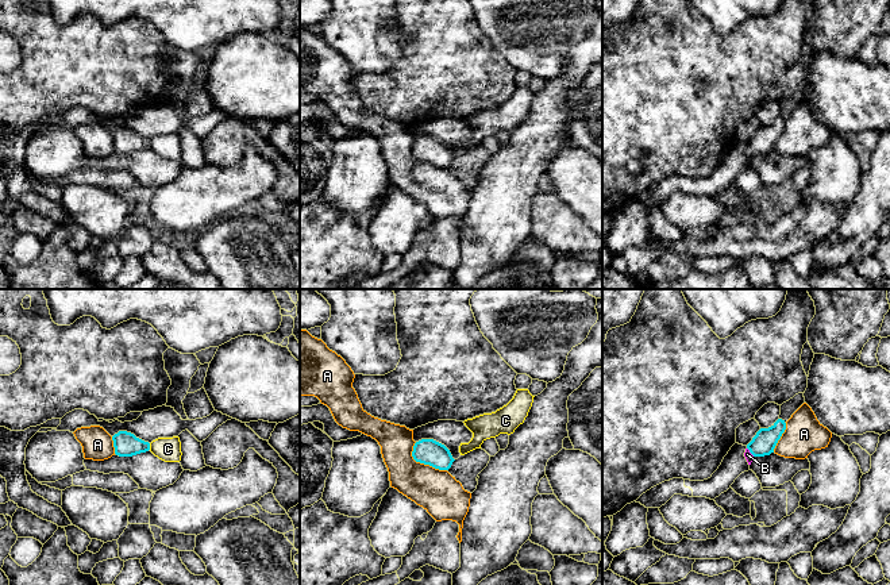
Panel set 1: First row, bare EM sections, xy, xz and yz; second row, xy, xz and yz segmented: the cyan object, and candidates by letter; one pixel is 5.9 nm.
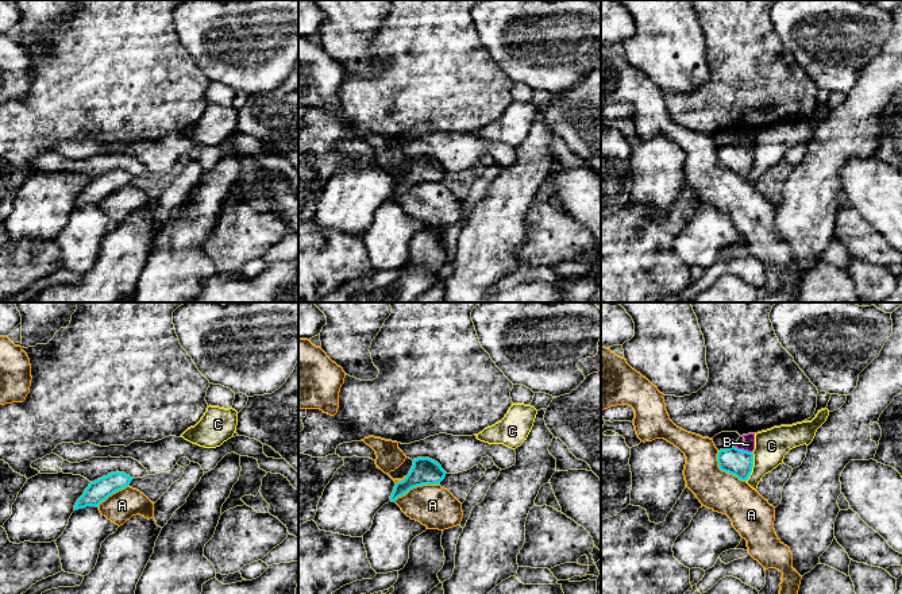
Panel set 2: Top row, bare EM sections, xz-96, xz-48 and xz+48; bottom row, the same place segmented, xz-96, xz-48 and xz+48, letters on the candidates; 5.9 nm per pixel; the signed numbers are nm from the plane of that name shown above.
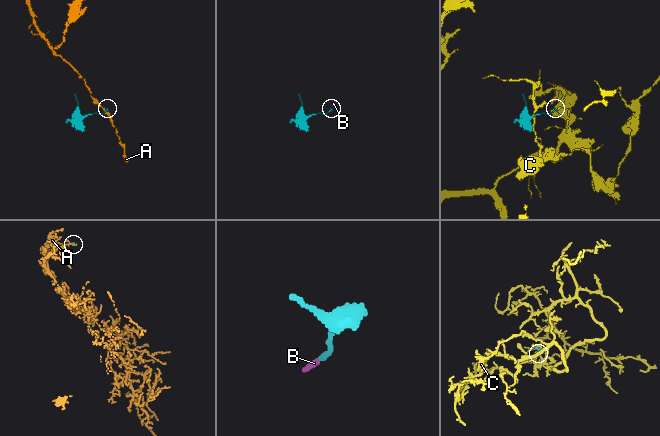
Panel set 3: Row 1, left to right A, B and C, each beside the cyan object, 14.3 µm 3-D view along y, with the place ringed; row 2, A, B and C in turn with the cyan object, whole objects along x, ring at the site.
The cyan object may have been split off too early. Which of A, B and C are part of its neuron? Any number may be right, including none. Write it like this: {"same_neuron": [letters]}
{"same_neuron": ["B"]}

